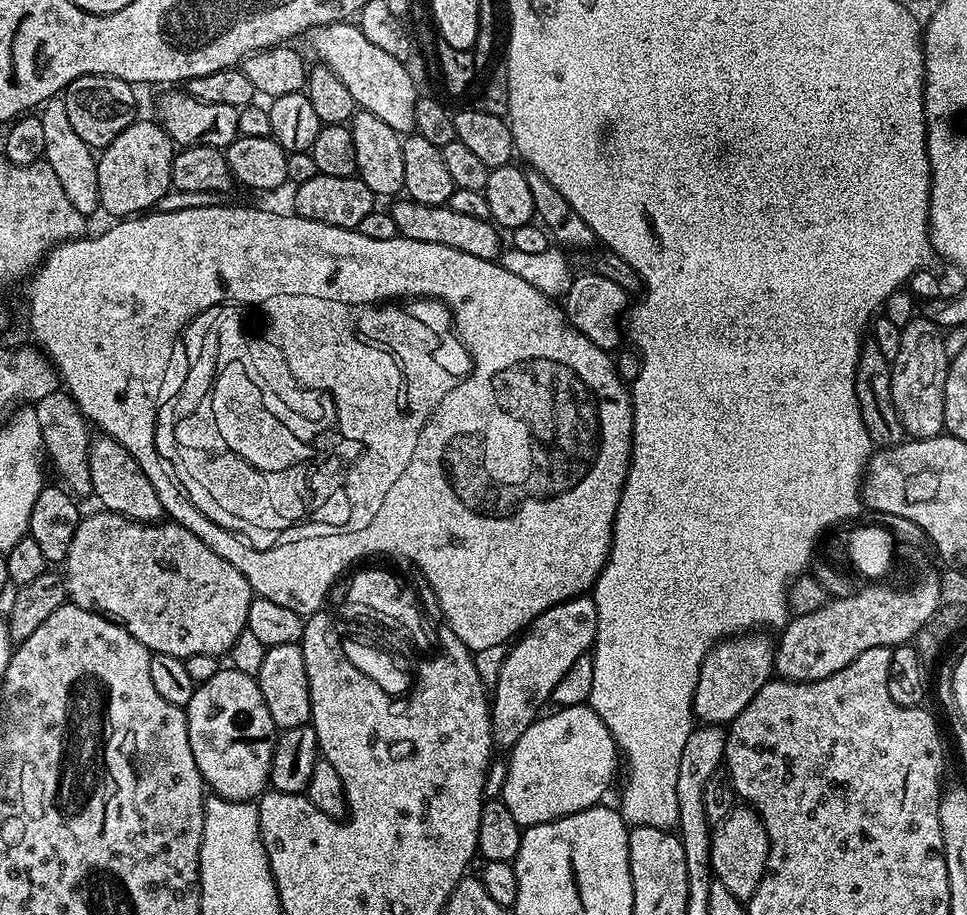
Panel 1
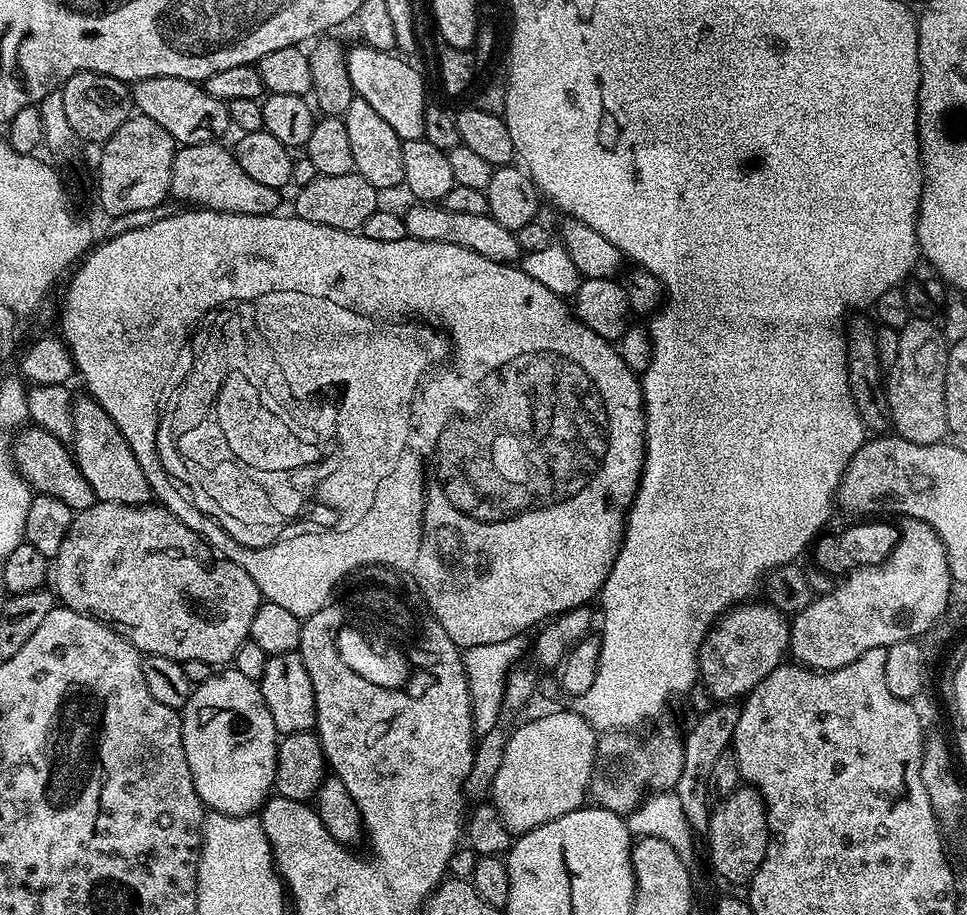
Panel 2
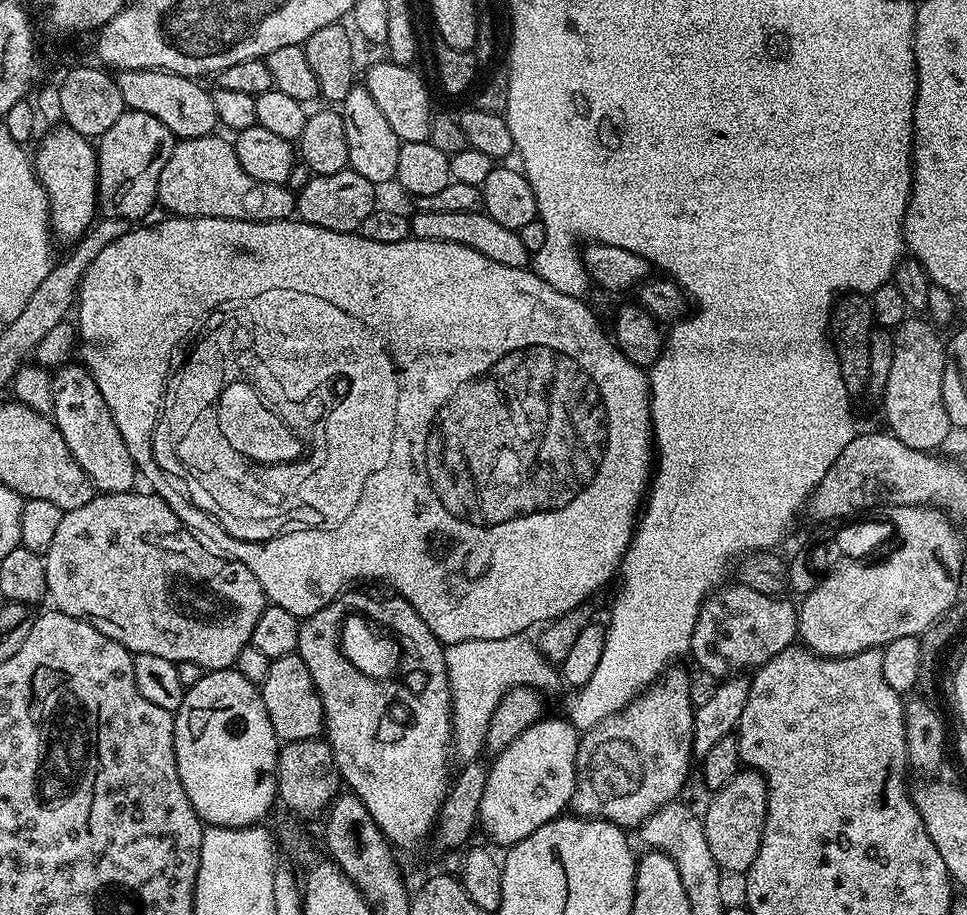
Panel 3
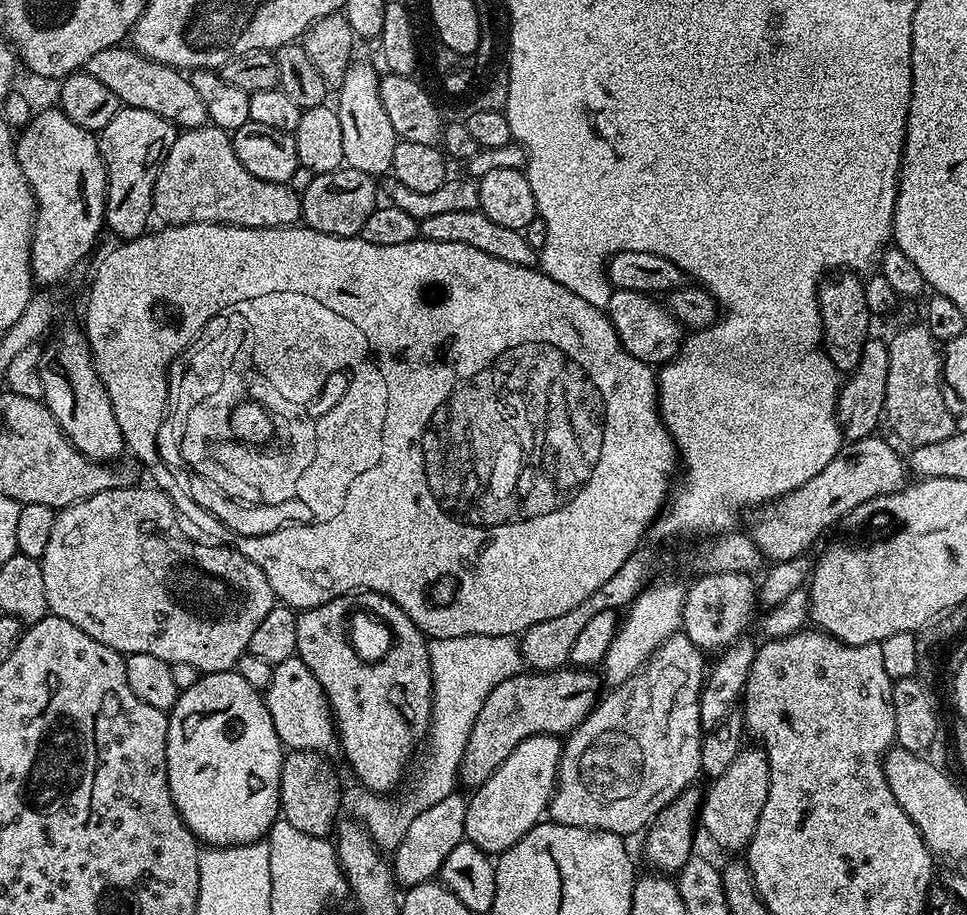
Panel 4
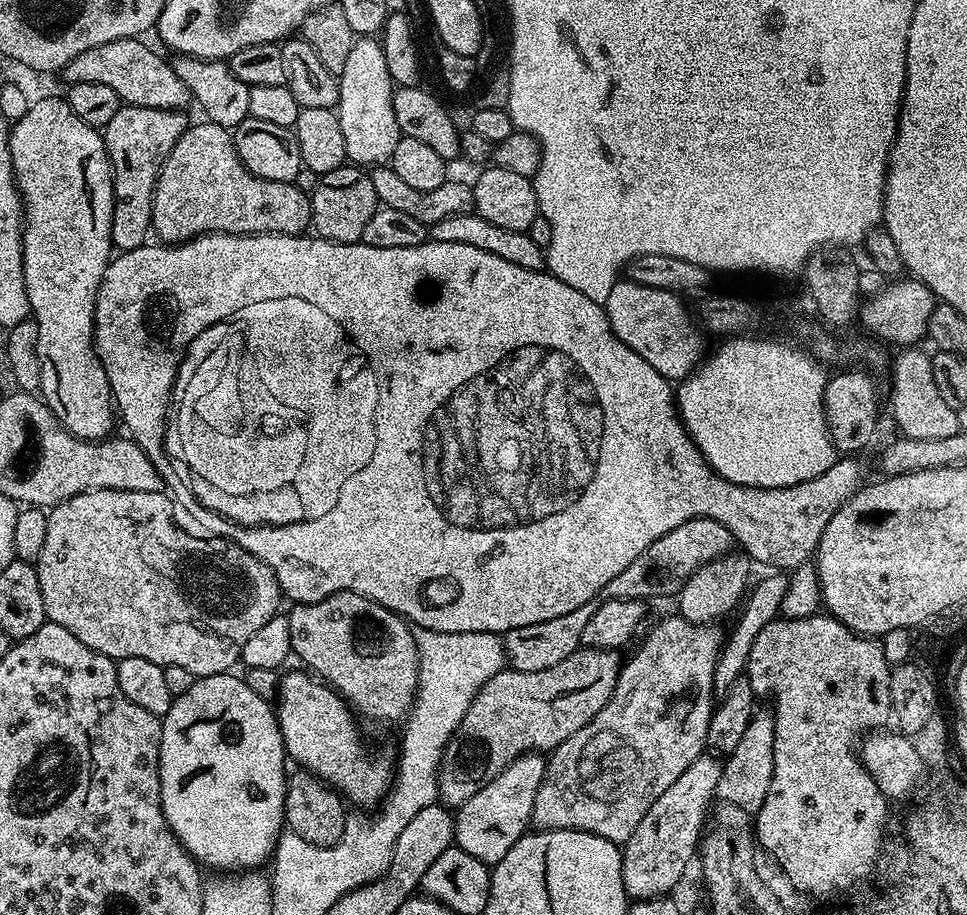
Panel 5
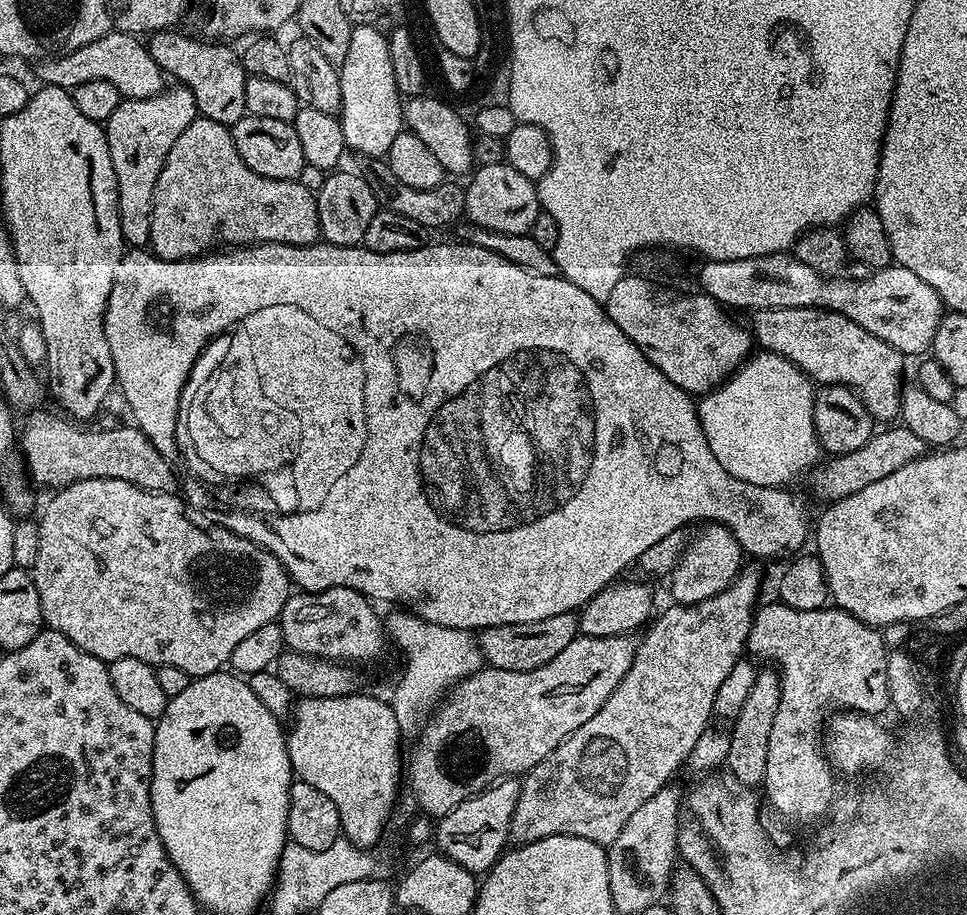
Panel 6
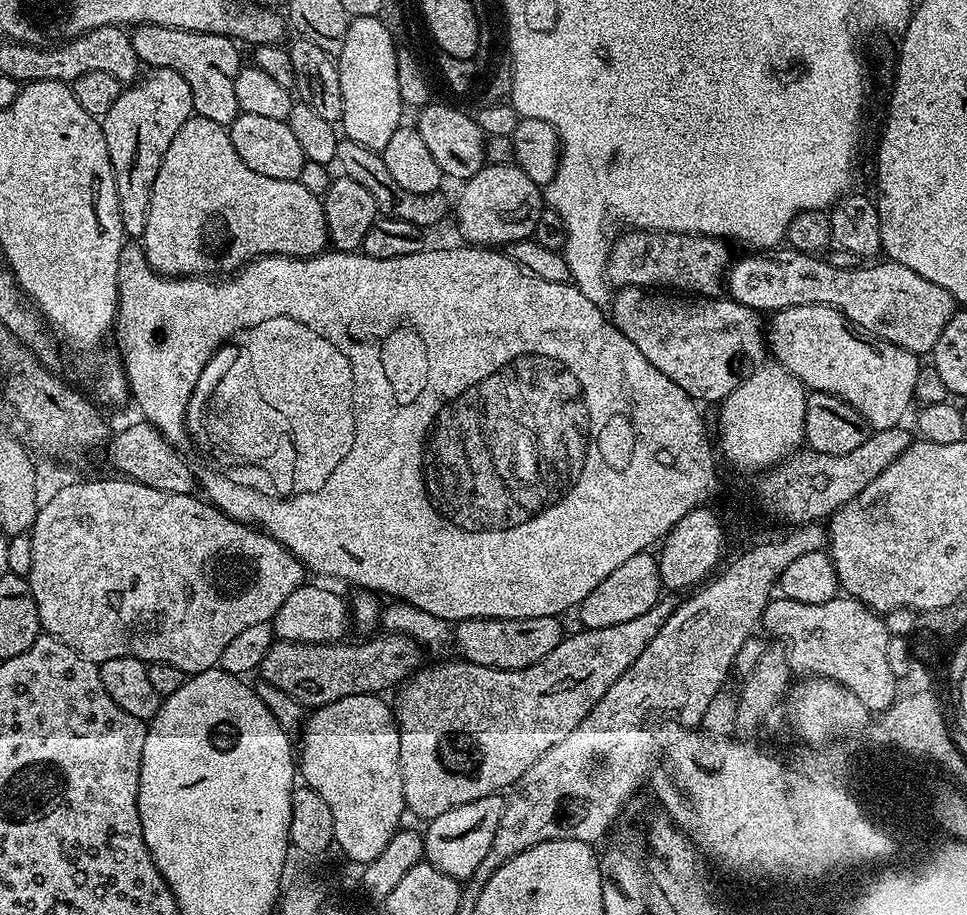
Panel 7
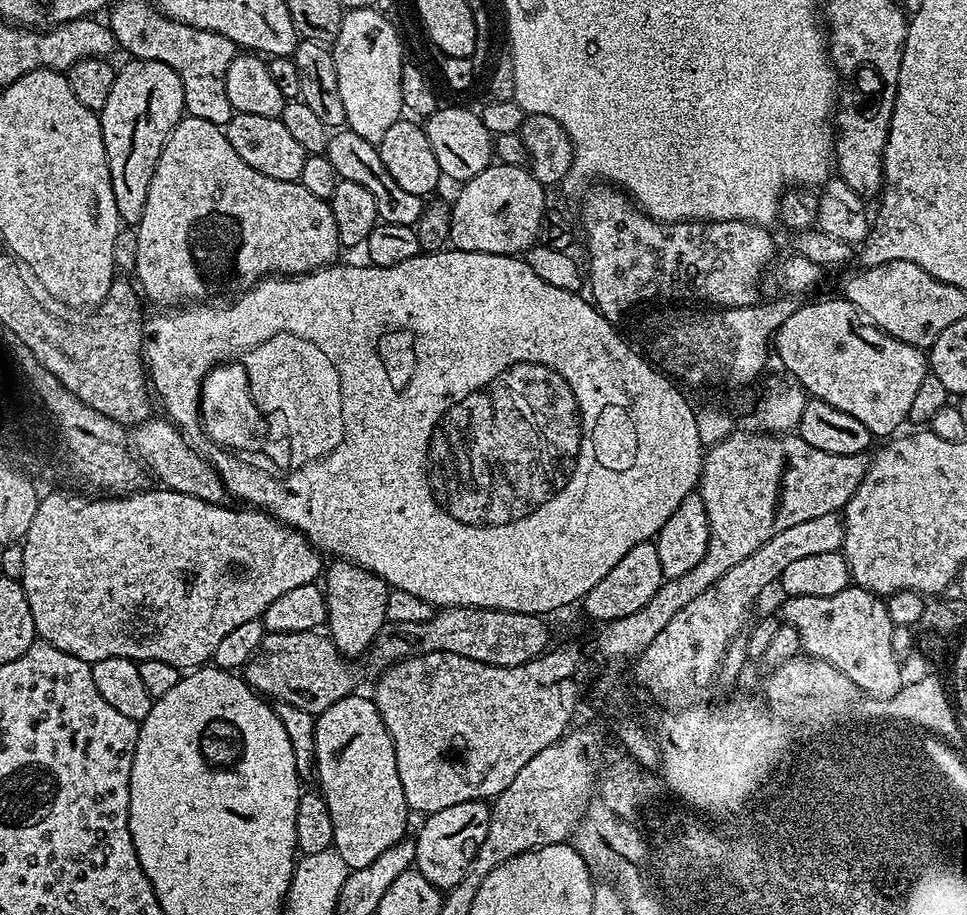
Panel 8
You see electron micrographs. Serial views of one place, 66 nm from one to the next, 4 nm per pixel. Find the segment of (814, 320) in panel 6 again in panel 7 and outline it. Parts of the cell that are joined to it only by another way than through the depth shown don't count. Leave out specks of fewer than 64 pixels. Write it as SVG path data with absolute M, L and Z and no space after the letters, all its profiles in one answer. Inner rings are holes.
M790 306L789 308L783 308L781 312L771 313L770 327L766 332L766 340L770 345L771 355L772 352L776 355L773 356L775 363L781 364L787 372L794 374L794 378L798 378L805 389L814 392L825 392L831 396L842 398L847 404L854 406L854 410L858 410L858 414L862 414L862 418L868 423L869 429L881 432L887 428L895 428L903 421L900 419L907 414L908 407L913 407L914 401L912 395L914 394L914 382L918 378L918 370L922 367L921 357L910 350L902 350L902 346L894 346L889 340L878 338L874 334L864 331L863 328L857 328L842 313L830 306Z

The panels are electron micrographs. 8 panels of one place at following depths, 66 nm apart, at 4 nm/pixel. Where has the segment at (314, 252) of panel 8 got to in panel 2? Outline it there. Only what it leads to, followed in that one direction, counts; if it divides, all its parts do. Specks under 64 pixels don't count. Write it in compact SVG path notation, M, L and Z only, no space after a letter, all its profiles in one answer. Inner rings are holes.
M223 143L185 144L177 147L176 157L170 170L170 192L181 205L195 206L210 212L233 212L234 214L254 214L270 216L277 211L281 193L270 186L262 186L262 182L254 182L250 174L242 170L236 161L236 153L231 147L223 148Z

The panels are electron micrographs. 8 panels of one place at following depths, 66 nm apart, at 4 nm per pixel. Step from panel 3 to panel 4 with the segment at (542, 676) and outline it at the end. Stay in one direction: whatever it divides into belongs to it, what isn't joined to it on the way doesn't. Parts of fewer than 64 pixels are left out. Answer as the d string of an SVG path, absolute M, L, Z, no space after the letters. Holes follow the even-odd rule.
M506 635L431 639L428 660L431 662L432 678L432 714L426 733L428 752L421 754L420 765L413 776L411 773L407 777L402 792L397 791L395 795L364 794L360 800L360 823L368 829L376 847L388 854L396 851L402 838L406 838L410 822L414 822L422 810L430 810L430 806L457 791L460 759L478 711L499 682L519 675L524 668L517 639Z

